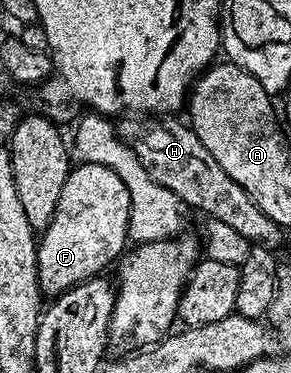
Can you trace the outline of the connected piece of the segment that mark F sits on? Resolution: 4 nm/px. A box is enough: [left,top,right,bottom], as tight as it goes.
[36,166,130,298]

